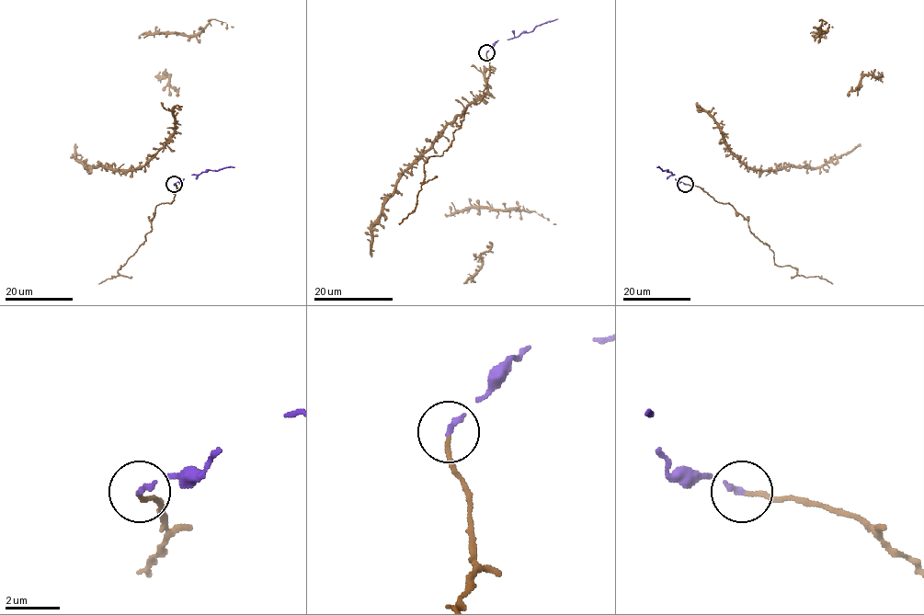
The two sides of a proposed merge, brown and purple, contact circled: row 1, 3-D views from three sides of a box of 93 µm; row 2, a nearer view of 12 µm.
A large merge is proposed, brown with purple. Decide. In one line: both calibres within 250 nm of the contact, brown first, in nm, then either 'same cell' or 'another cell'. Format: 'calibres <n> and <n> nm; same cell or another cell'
calibres 160 and 200 nm; same cell

